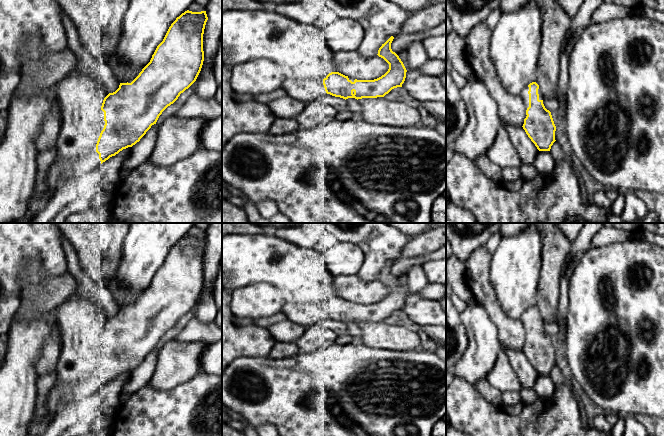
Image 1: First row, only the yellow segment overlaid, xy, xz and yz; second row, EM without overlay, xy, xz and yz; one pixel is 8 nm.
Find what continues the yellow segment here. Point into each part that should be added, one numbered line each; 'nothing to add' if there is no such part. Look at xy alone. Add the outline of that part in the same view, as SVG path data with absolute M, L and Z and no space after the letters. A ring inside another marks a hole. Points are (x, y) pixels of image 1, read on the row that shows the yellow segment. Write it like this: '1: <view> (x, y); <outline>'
1: xy (56, 176); M96 146L87 155L73 160L57 155L45 177L47 188L38 195L33 193L28 200L25 216L12 223L28 223L31 218L41 212L52 199L57 188L66 182L68 172L72 178L75 178L92 171L100 165L101 161L99 154L96 152Z

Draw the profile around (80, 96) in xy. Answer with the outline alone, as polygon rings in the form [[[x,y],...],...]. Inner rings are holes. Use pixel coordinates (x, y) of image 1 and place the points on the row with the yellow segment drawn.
[[[79,62],[74,72],[53,88],[62,121],[56,149],[59,156],[69,160],[87,155],[105,125],[101,106],[110,91],[93,77],[93,69],[95,63]]]

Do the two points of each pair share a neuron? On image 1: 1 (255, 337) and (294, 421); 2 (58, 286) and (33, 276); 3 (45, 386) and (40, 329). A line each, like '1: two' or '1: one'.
1: two
2: two
3: two

